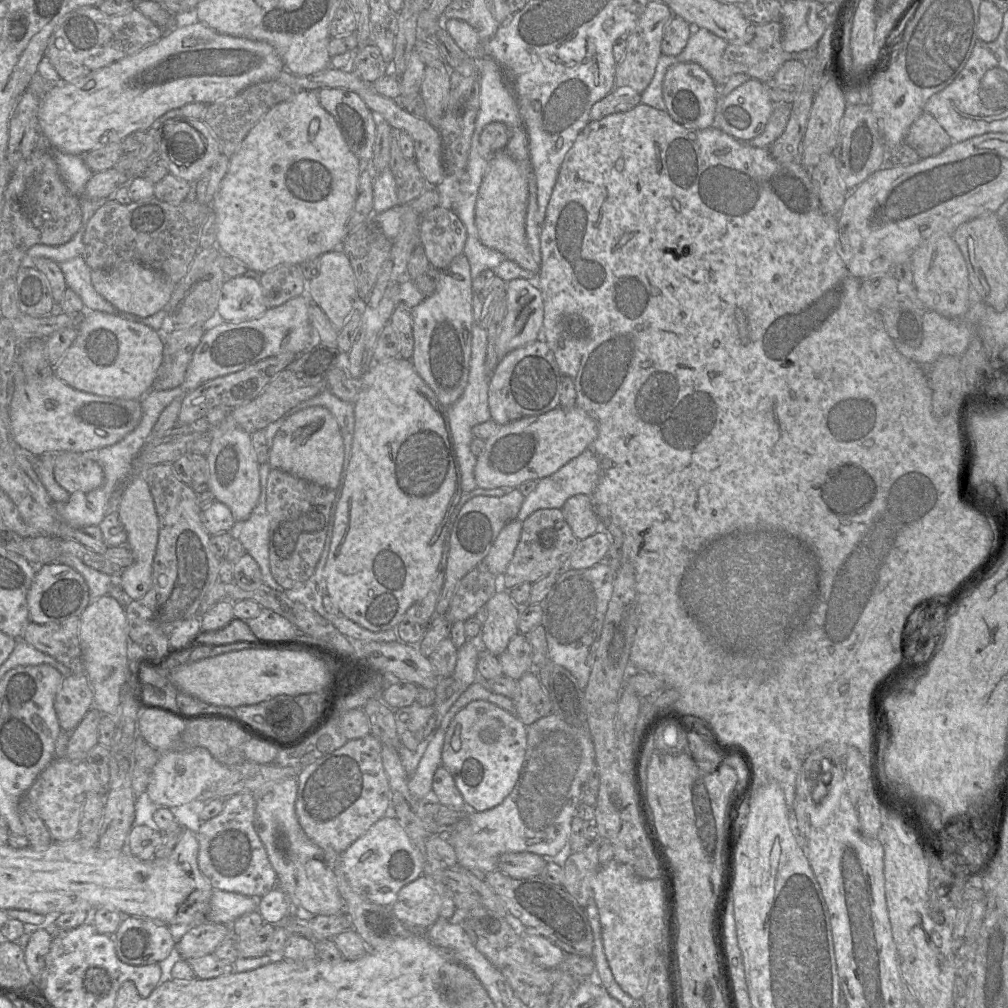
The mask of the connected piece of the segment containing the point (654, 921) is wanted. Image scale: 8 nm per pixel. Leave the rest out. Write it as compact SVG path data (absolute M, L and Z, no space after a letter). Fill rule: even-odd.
M614 859L599 865L592 879L598 908L603 950L615 981L635 1000L646 992L649 976L666 950L666 926L660 878L644 879Z

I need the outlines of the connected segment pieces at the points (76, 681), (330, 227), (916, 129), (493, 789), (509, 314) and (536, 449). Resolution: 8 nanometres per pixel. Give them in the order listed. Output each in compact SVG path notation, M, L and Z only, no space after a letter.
M86 675L64 677L54 700L62 731L74 731L93 705L93 692Z
M300 90L290 100L273 106L250 130L238 150L229 160L229 167L212 205L217 223L216 246L226 256L243 263L249 274L260 275L280 265L298 265L322 254L338 249L347 236L347 222L358 195L361 173L360 160L350 151L334 118L321 106L317 91Z
M923 112L909 127L904 142L922 159L940 154L953 140L931 114Z
M472 701L455 715L447 729L441 765L453 776L465 807L483 812L501 804L513 790L526 745L527 726L516 715L488 701Z
M523 278L512 279L506 285L506 314L495 341L496 353L502 360L512 350L541 338L544 320L544 298L541 290Z
M576 406L557 407L541 415L503 424L494 435L484 440L485 448L477 456L474 469L477 487L517 488L526 481L547 477L589 449L597 436L597 422Z

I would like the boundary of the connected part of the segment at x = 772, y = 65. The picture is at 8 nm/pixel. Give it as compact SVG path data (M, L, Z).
M780 20L755 25L753 39L743 45L728 44L721 58L726 78L742 73L750 79L766 82L773 78L791 54L782 48Z

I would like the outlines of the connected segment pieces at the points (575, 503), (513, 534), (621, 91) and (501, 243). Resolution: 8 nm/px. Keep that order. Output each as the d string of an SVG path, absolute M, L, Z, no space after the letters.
M578 494L570 497L561 511L578 540L588 538L602 527L591 495Z
M515 519L499 533L482 565L493 575L503 575L520 540L522 522Z
M628 86L614 87L606 96L592 105L590 120L594 121L609 114L628 111L640 103L641 93Z
M504 149L497 151L488 162L479 187L475 204L475 225L483 245L502 253L507 260L514 261L520 267L538 274L540 264L534 260L526 240L528 187L520 164Z

